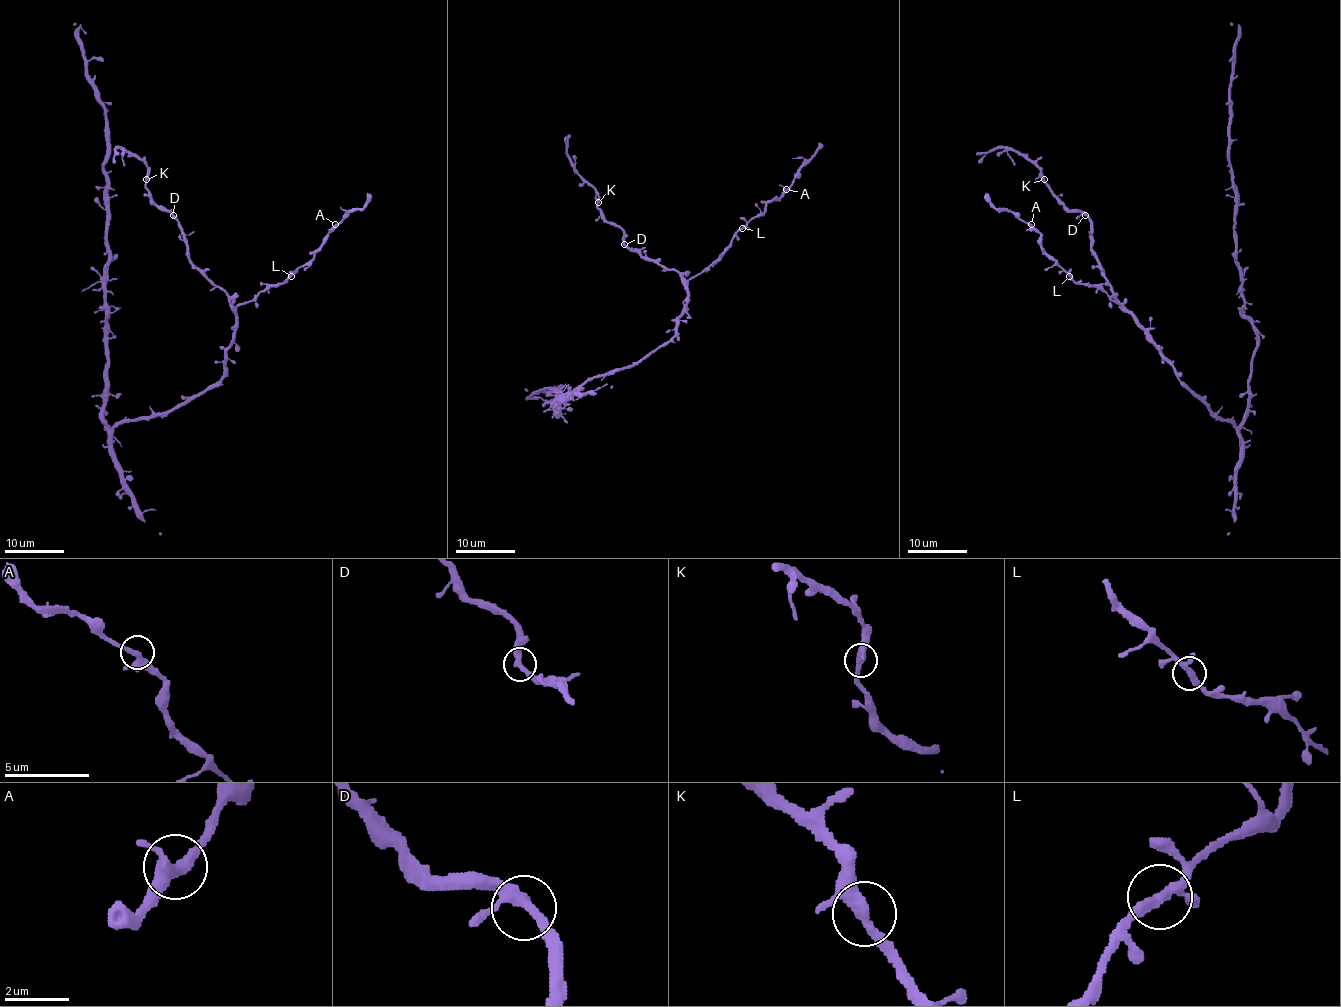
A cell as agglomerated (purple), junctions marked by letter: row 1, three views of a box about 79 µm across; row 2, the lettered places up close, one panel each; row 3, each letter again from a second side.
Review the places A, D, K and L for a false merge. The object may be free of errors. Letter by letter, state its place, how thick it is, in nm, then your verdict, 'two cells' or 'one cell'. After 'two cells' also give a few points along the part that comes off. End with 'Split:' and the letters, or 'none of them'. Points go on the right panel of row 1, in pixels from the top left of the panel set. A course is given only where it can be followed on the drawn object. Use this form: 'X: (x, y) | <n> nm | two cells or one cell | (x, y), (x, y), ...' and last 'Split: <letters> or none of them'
A: (1031, 224) | 320 nm | one cell
D: (1085, 215) | 300 nm | one cell
K: (1044, 179) | 300 nm | one cell
L: (1069, 276) | 280 nm | one cell
Split: none of them

